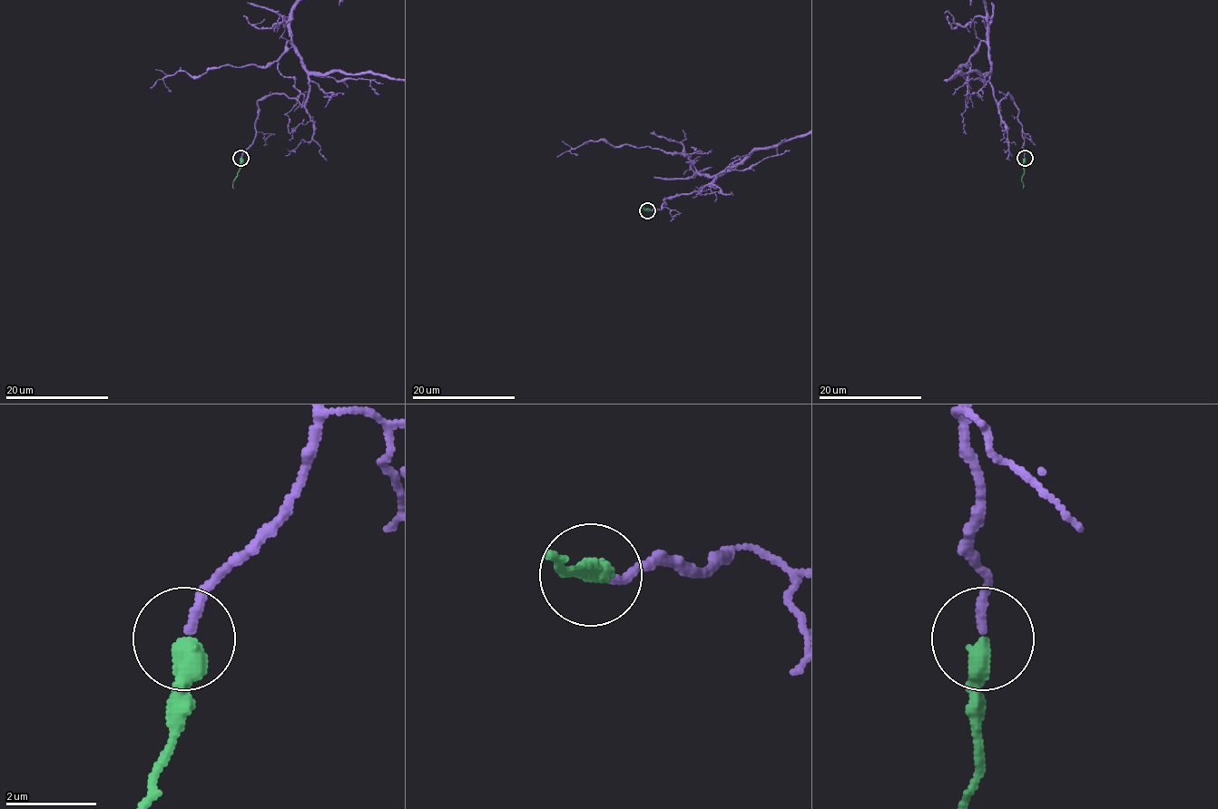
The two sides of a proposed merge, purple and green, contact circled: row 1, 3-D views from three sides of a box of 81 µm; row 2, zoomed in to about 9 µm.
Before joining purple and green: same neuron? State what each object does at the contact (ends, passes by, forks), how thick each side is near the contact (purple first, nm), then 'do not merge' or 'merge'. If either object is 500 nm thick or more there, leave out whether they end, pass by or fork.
purple ends there; green ends there; 180 nm thick on the purple side, 480 nm on the other; merge

